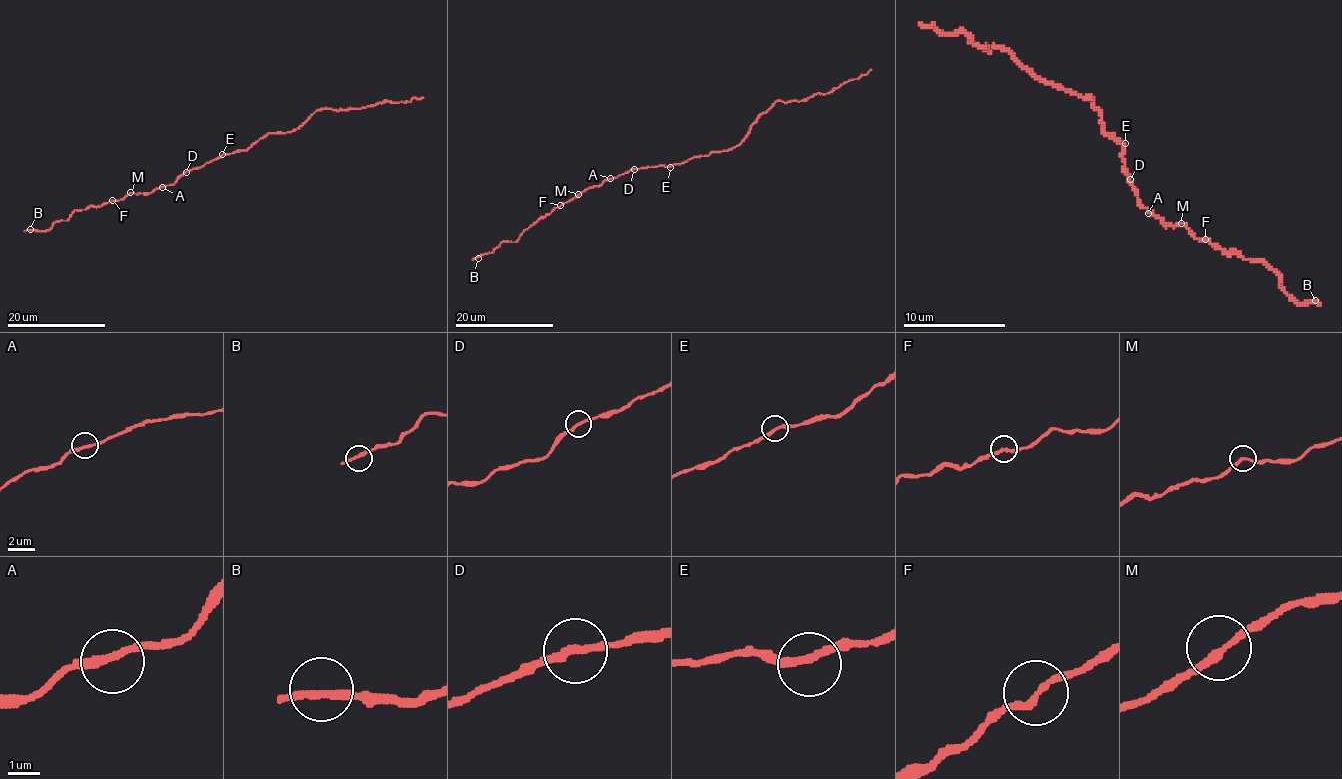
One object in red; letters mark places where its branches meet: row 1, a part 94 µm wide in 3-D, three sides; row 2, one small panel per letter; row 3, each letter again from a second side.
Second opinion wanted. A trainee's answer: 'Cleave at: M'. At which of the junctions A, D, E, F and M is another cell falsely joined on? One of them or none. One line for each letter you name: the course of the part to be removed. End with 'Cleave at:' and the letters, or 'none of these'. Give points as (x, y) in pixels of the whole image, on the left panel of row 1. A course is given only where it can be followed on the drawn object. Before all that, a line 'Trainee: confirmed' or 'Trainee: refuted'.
Trainee: refuted
Cleave at: none of these

